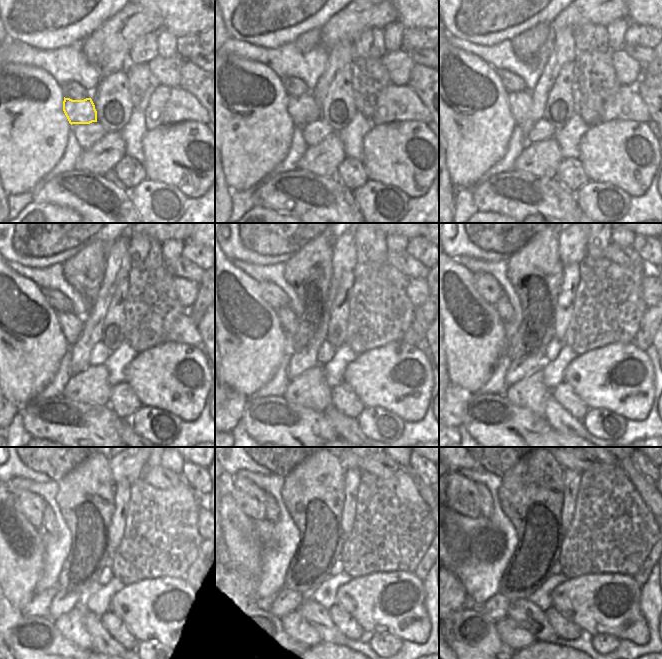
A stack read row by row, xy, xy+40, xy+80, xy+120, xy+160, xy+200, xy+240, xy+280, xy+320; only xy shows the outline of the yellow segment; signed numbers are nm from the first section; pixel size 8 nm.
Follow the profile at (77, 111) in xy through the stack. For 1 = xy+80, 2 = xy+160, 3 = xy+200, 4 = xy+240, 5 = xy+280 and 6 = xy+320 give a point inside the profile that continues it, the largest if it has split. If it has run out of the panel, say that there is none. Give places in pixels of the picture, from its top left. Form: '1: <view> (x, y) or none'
1: xy+80 (519, 103)
2: xy+160 (289, 321)
3: xy+200 (503, 307)
4: xy+240 (49, 525)
5: xy+280 (270, 507)
6: xy+320 (485, 502)

